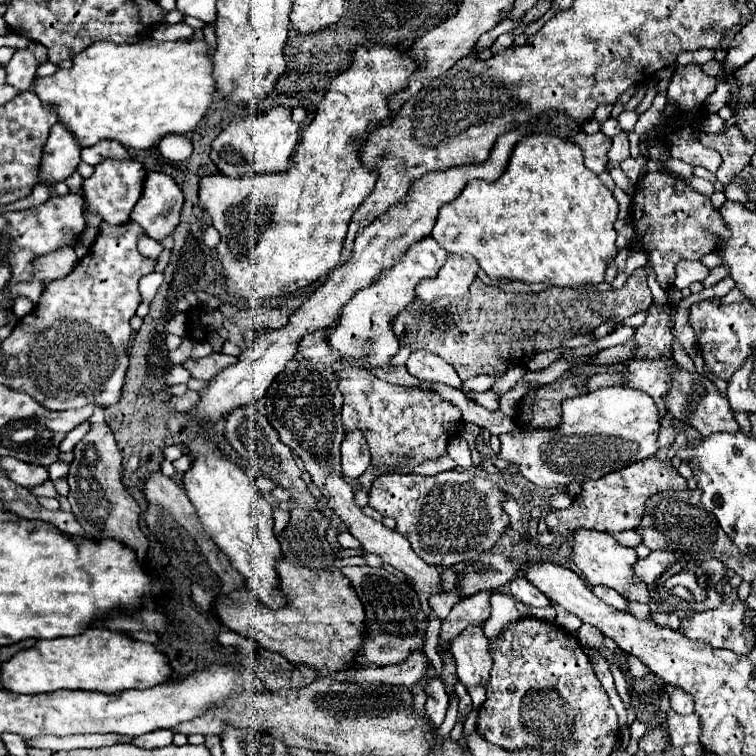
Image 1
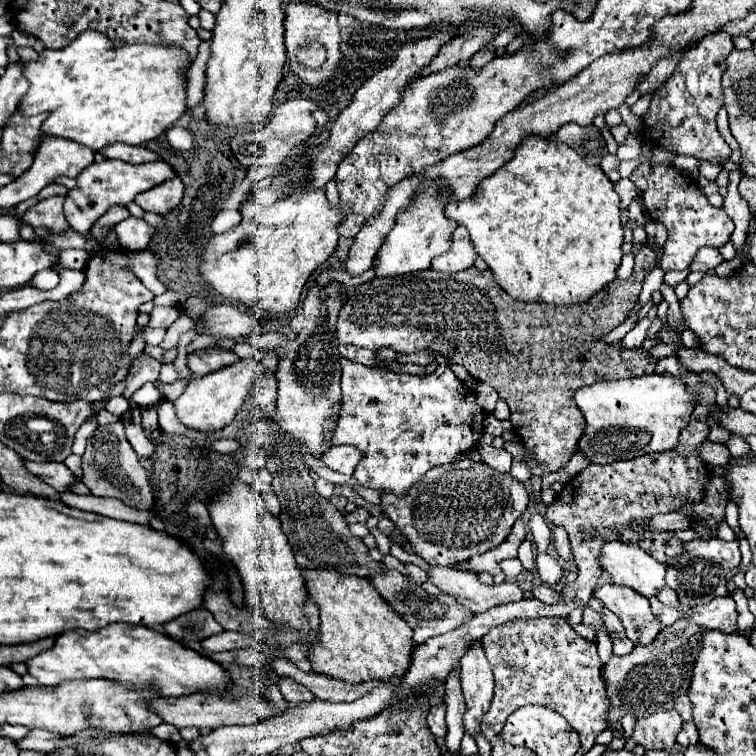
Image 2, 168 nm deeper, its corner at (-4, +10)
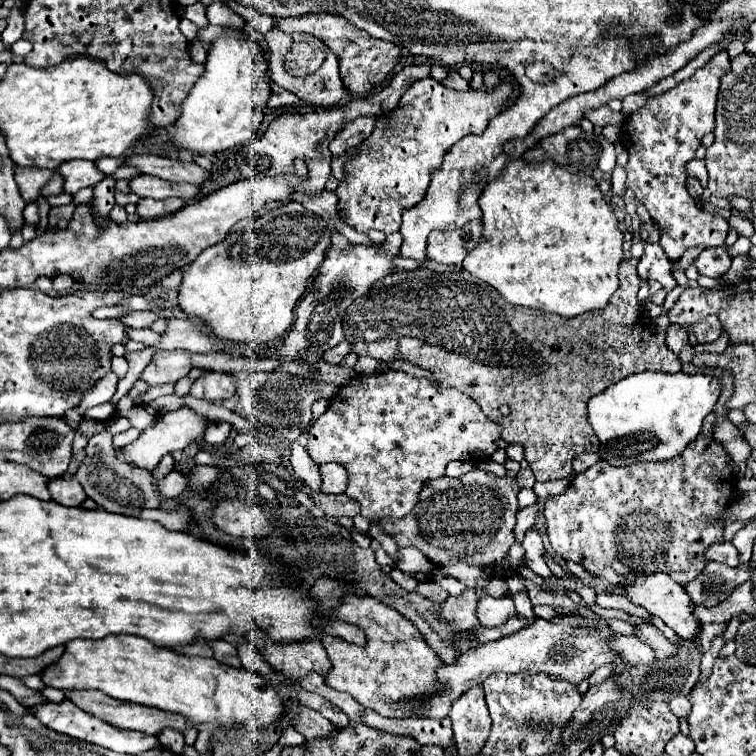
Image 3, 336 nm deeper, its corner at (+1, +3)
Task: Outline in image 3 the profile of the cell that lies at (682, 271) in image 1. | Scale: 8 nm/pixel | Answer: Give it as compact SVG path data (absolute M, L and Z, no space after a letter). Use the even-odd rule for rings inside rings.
M711 247L701 251L701 255L695 259L695 267L699 275L707 277L721 277L731 265L731 257L727 255L725 247Z

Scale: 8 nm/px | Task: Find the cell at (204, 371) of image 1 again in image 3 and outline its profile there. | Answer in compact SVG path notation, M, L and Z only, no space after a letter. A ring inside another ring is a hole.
M205 371L191 387L191 395L207 401L221 401L235 395L235 379L221 371Z

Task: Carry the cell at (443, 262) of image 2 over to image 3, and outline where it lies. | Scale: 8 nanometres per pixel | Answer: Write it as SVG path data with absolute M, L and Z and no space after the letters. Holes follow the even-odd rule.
M469 221L453 231L433 231L427 243L427 257L445 265L461 265L479 241L481 221Z

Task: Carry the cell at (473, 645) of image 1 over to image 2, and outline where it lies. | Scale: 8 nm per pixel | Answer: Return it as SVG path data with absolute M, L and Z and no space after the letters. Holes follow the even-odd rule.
M474 642L460 660L460 688L466 700L464 728L474 738L480 732L482 716L490 708L494 688L494 676L480 642Z

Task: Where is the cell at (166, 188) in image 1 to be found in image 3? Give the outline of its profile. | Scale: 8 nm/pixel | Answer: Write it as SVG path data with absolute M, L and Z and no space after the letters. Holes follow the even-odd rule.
M139 199L137 203L137 215L141 219L159 219L159 217L167 217L179 209L183 209L185 203L181 199Z

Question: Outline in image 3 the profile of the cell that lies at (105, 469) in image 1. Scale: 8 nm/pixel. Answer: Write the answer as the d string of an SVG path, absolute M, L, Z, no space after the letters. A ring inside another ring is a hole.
M109 431L95 433L85 447L85 461L75 473L77 481L83 485L87 497L91 497L97 507L121 515L139 515L141 509L159 507L159 497L151 481L151 473L147 469L137 469L117 457L117 449L113 445L113 435Z

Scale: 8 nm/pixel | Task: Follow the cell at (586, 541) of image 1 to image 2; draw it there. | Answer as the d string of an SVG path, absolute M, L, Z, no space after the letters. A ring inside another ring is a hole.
M610 542L604 552L602 552L602 568L608 572L608 576L612 578L614 584L618 586L628 586L632 590L636 590L638 594L650 598L650 596L656 596L662 604L670 606L670 608L680 608L680 600L678 600L678 594L666 584L664 576L666 576L666 566L664 564L658 564L658 560L654 560L648 552L644 552L642 548L638 546L630 546L626 542Z

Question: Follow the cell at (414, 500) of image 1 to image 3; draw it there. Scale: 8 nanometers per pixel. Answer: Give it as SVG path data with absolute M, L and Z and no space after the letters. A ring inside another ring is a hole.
M473 469L461 477L437 477L427 481L421 489L421 501L415 505L409 517L401 517L401 521L381 521L383 529L397 541L399 547L417 547L433 565L445 567L453 563L467 563L477 567L487 567L491 563L501 563L513 545L513 527L519 485L513 477L497 477L483 469Z

